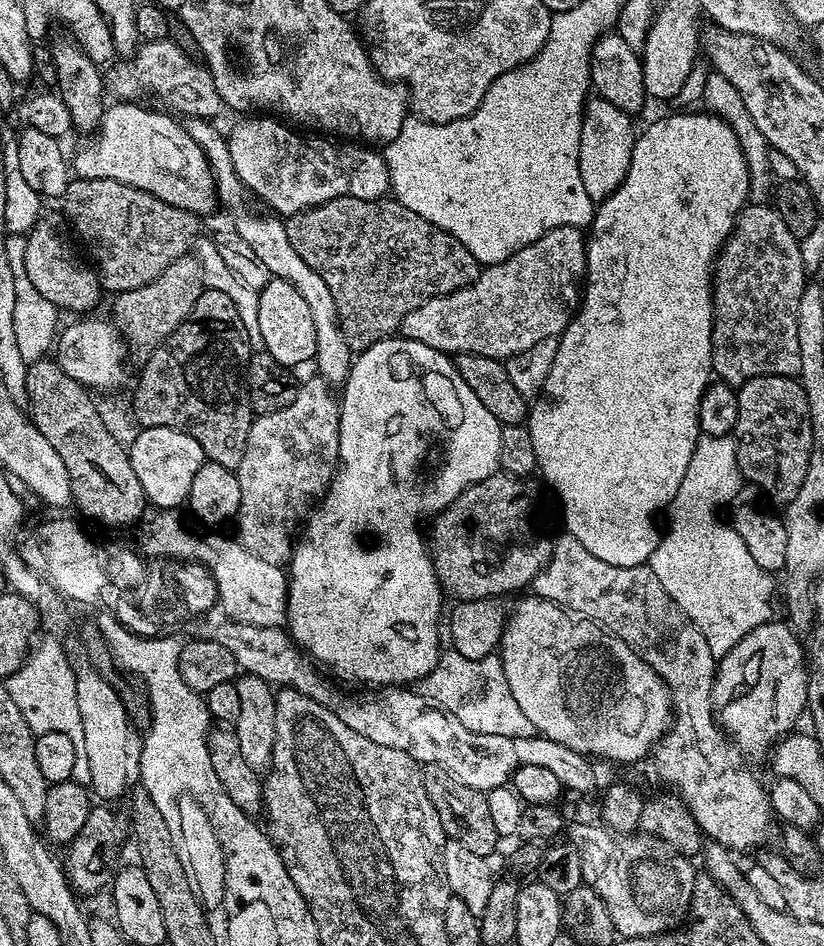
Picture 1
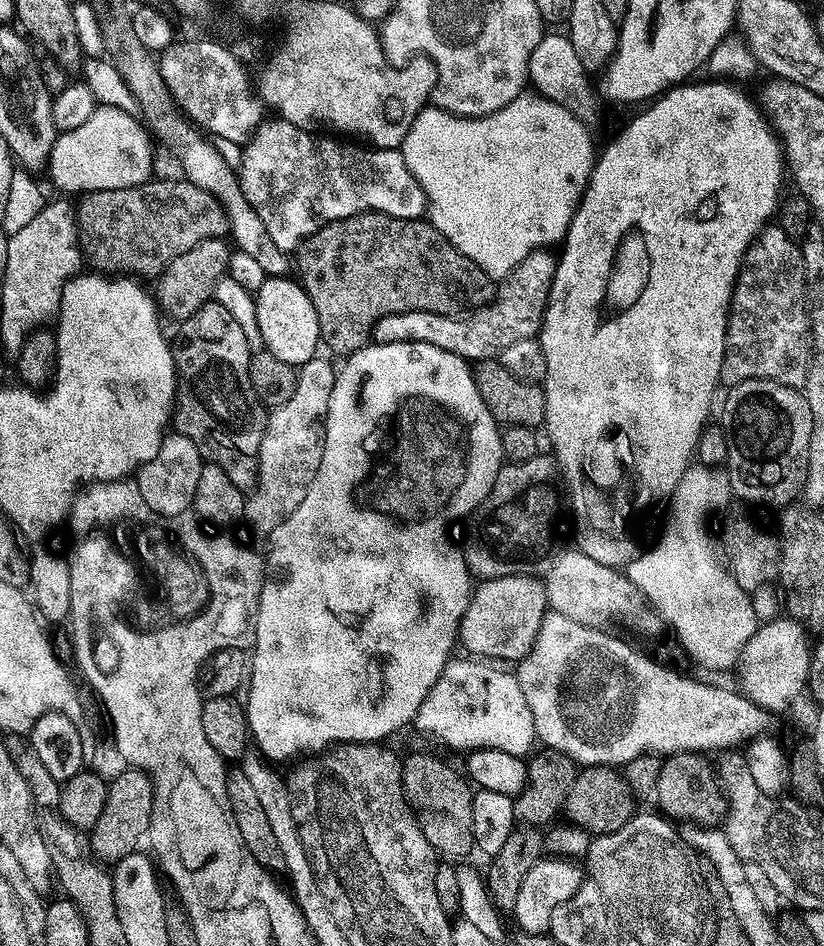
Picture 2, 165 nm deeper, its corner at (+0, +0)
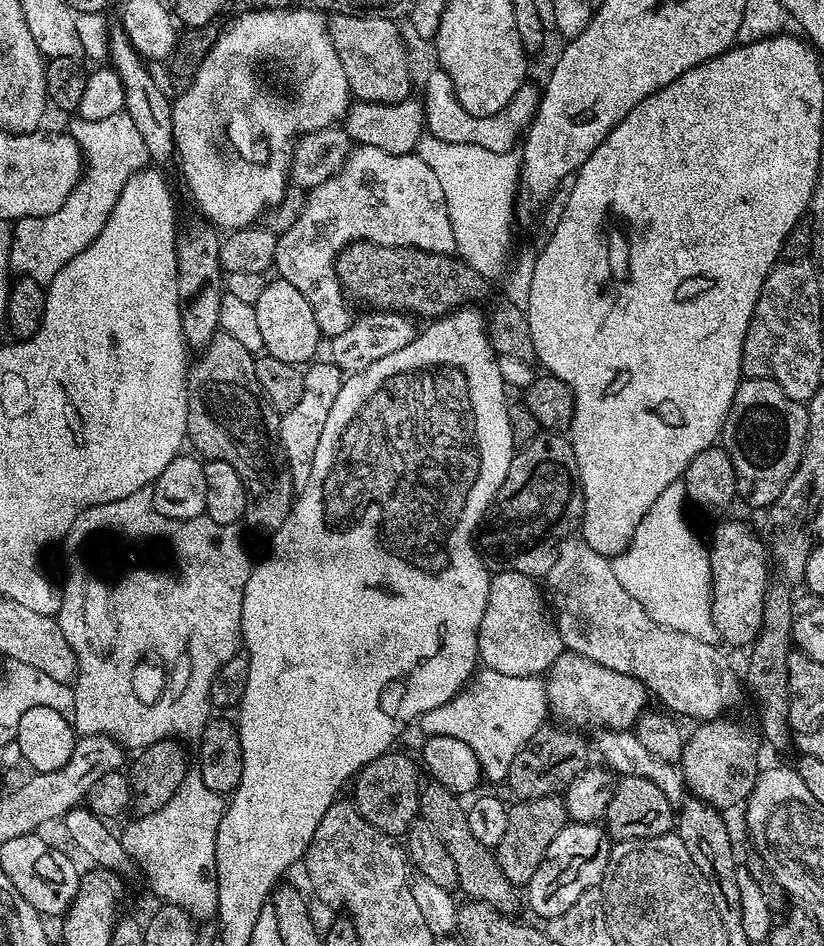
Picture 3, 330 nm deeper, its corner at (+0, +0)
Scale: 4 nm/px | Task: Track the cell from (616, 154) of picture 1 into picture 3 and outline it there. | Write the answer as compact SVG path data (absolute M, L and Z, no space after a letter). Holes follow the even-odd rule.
M434 68L426 80L424 96L422 95L425 127L429 135L451 144L476 145L484 150L490 150L491 153L510 154L515 144L517 147L523 132L532 123L539 97L539 87L532 85L532 82L526 82L498 115L474 116L457 102L457 96L453 92L453 82L448 73L444 69Z

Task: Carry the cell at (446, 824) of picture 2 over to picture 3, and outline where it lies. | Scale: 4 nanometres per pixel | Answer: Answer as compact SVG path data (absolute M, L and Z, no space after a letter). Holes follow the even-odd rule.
M389 750L383 752L374 762L357 772L351 785L351 803L355 804L357 812L366 822L388 836L403 837L411 824L420 815L421 769L404 752ZM420 771L420 772L419 772ZM356 784L356 785L355 785Z

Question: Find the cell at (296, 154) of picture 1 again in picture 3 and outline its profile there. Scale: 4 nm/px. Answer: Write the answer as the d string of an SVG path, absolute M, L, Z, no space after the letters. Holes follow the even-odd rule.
M365 144L353 147L341 163L338 174L333 174L311 189L297 221L277 235L275 275L290 282L290 286L294 286L294 290L298 290L298 294L310 302L310 310L314 310L314 322L318 322L321 337L331 338L342 334L342 330L354 322L354 315L348 309L346 293L336 277L335 262L345 248L357 242L379 244L385 248L415 248L417 252L425 254L455 253L454 230L450 226L442 185L434 175L434 170L422 162L419 154L386 154L386 150L378 150L378 146Z

